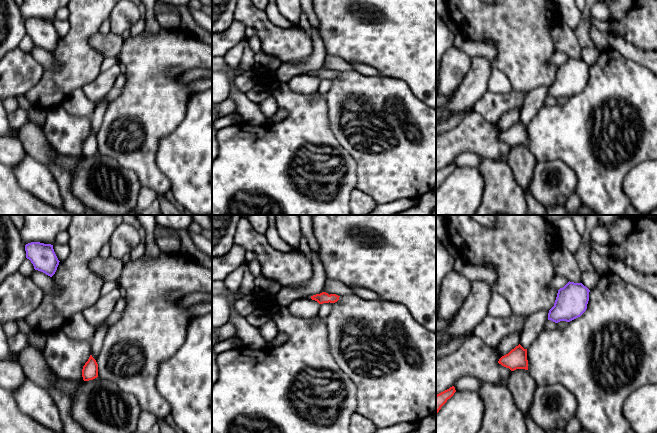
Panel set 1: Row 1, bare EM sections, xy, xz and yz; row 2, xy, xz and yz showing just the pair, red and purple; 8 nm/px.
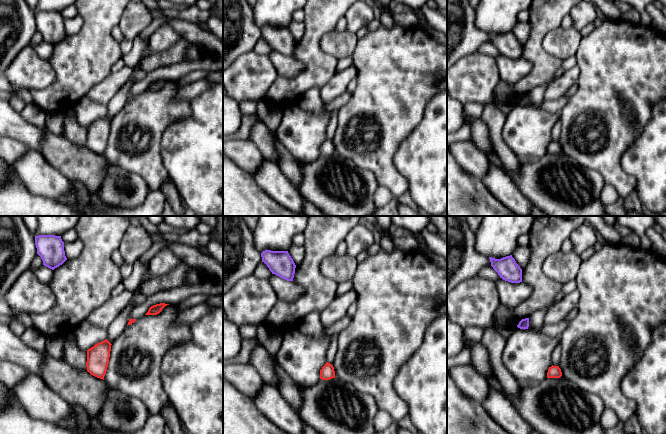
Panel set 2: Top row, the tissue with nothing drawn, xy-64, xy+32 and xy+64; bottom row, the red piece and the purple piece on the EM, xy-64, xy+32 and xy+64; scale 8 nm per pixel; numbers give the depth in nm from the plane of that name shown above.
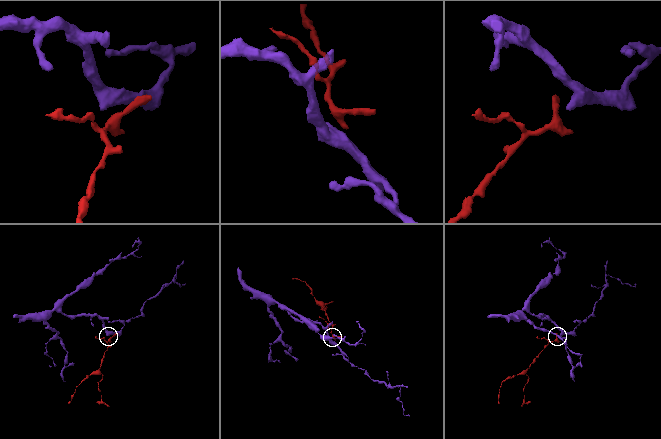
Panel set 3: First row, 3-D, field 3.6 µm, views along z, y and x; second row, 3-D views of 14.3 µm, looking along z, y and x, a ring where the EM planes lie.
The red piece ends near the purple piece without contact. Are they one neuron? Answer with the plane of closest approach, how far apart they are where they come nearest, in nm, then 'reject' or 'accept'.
yz | 300 nm | reject

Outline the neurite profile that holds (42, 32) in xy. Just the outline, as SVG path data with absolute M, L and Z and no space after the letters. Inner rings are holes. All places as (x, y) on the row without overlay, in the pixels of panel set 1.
M31 18L25 21L26 34L31 37L35 46L52 53L59 41L53 21Z

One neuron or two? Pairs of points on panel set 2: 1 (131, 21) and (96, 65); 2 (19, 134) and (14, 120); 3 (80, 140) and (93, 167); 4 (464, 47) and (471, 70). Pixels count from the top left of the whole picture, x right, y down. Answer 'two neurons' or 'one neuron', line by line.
1: two neurons
2: one neuron
3: two neurons
4: two neurons

